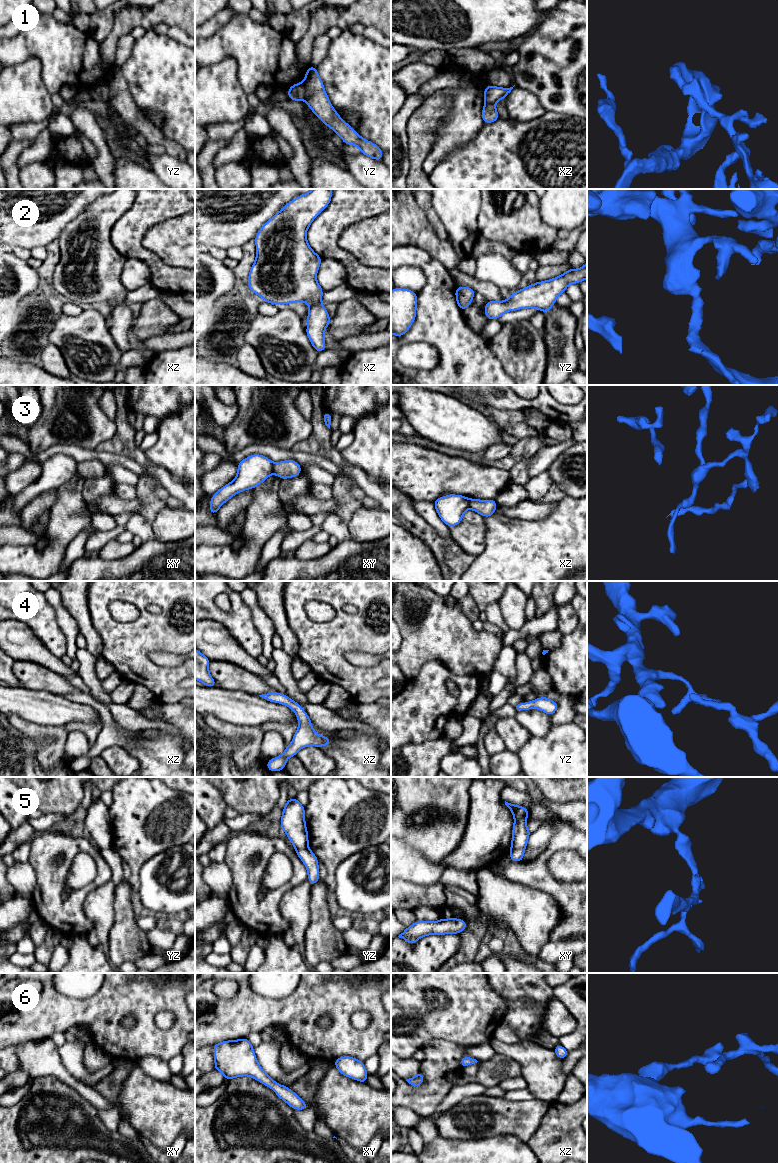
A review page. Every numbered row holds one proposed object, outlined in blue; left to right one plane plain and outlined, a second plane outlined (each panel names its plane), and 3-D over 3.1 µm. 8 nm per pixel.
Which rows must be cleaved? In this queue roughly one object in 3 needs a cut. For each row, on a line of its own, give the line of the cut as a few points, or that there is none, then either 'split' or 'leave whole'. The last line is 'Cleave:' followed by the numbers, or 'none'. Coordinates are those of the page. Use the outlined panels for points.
1: cut yz (303, 82), (305, 99); split
2: cut none; leave whole
3: cut xy (272, 464), (273, 472); split
4: cut none; leave whole
5: cut none; leave whole
6: cut none; leave whole
Cleave: 1, 3

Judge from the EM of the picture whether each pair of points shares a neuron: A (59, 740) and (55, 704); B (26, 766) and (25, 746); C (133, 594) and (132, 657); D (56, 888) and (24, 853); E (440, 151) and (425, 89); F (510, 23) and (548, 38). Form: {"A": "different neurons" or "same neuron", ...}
{"A": "different neurons", "B": "same neuron", "C": "same neuron", "D": "different neurons", "E": "same neuron", "F": "different neurons"}

